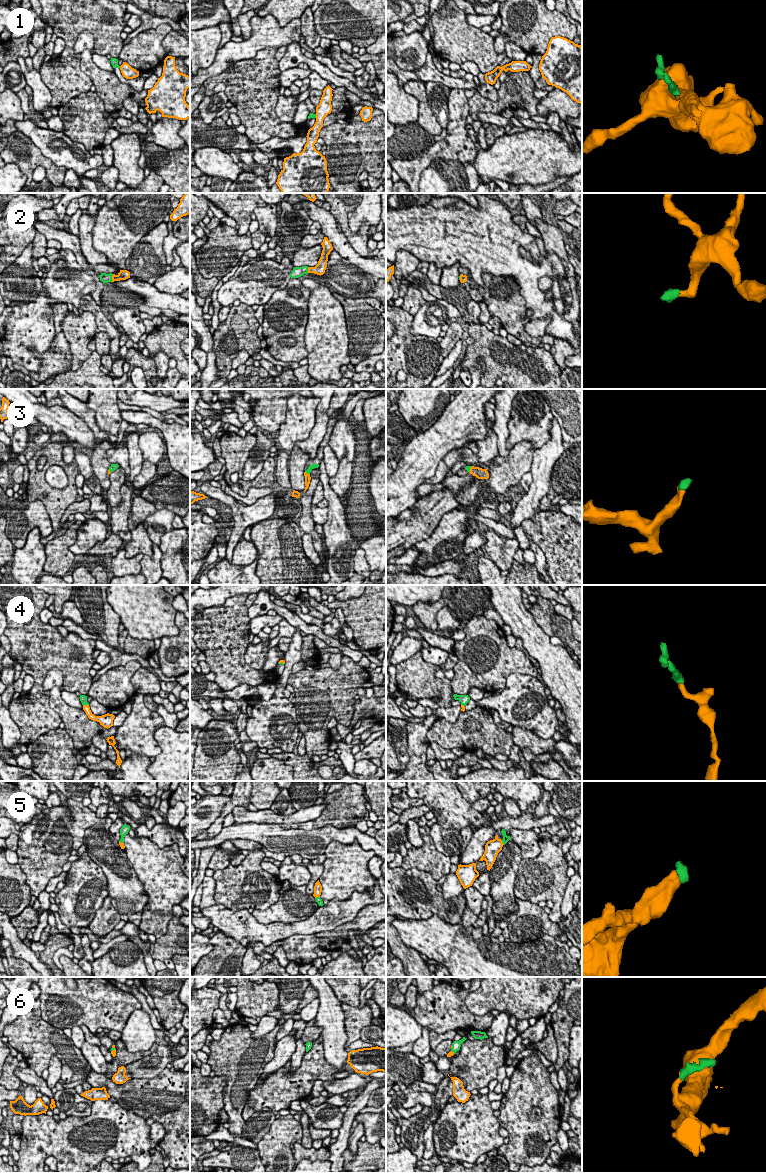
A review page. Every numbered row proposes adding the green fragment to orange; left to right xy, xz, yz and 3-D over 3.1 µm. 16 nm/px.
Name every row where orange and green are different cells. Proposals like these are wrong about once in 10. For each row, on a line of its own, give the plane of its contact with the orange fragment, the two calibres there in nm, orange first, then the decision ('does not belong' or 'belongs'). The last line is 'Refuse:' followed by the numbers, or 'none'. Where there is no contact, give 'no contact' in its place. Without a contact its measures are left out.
1: meets orange in xz; 240 nm thick on the orange side, 90 nm on the other; does not belong
2: meets orange in xy; 160 nm thick on the orange side, 160 nm on the other; belongs
3: meets orange in xz; 100 nm thick on the orange side, 70 nm on the other; belongs
4: meets orange in xy; 120 nm thick on the orange side, 120 nm on the other; belongs
5: meets orange in yz; 240 nm thick on the orange side, 100 nm on the other; belongs
6: meets orange in xy; 70 nm thick on the orange side, 50 nm on the other; belongs
Refuse: 1

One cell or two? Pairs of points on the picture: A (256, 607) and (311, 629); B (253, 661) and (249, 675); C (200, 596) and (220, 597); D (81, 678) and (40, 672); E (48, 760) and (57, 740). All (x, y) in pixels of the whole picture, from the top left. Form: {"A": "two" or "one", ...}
{"A": "one", "B": "two", "C": "one", "D": "one", "E": "one"}

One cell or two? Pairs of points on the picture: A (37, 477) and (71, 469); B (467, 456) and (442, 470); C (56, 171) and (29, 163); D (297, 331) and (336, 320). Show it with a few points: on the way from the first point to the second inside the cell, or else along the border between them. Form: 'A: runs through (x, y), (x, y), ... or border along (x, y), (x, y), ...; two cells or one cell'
A: runs through (44, 468), (50, 462), (62, 463); one cell
B: runs through (461, 456), (455, 456), (447, 464); one cell
C: runs through (49, 166), (45, 162), (36, 162); one cell
D: border along (308, 306), (304, 335), (304, 347), (307, 352); two cells

